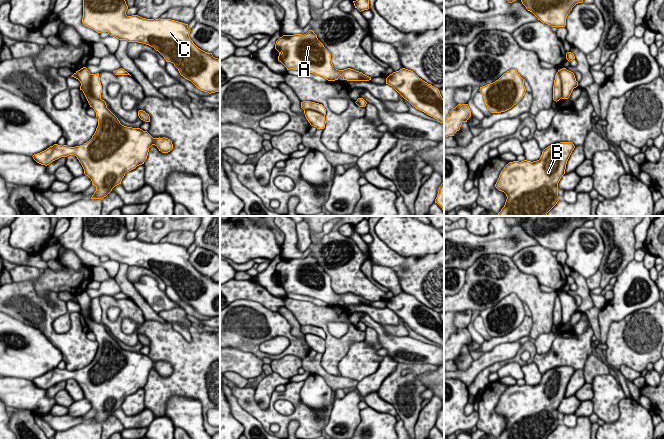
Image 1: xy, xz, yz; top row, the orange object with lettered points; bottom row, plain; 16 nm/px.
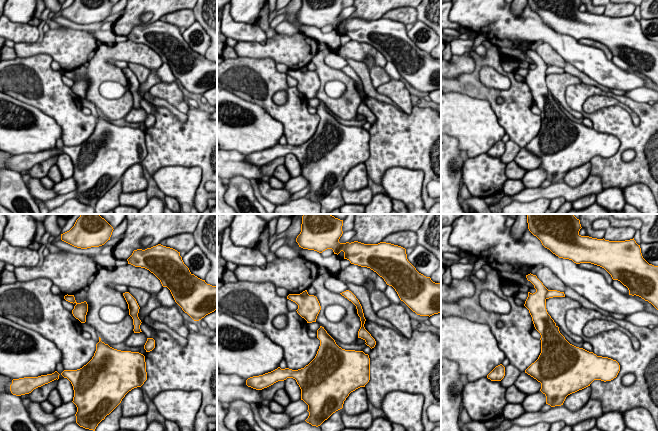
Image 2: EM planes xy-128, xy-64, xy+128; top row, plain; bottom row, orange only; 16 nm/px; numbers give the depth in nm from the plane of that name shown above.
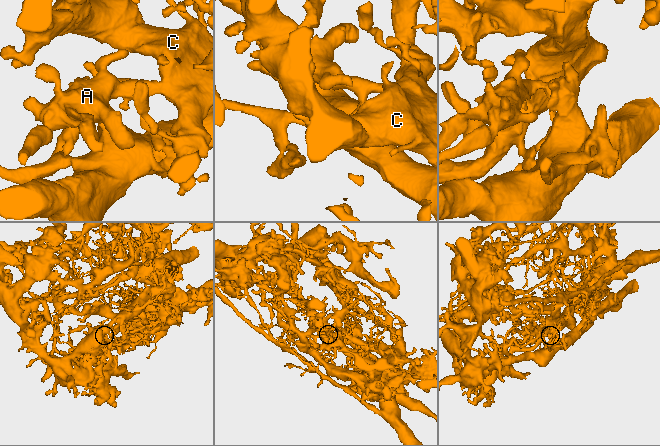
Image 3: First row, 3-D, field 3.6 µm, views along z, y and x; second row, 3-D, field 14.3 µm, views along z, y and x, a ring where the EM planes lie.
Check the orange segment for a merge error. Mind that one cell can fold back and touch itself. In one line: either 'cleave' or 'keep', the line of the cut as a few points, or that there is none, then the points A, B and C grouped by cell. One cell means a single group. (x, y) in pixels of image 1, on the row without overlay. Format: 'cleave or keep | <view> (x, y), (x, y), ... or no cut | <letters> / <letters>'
cleave | xy (91, 298), (90, 317), (99, 323) | A C / B

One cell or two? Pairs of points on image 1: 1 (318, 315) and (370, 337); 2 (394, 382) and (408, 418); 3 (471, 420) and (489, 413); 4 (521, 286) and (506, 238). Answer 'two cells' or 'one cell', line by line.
1: two cells
2: one cell
3: two cells
4: two cells

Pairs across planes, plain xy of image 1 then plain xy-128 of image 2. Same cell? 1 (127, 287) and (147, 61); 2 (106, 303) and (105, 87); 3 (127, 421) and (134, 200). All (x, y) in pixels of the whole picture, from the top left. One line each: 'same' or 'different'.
1: different
2: different
3: same

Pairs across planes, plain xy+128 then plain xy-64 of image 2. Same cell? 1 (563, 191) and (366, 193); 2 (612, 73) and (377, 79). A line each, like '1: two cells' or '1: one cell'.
1: one cell
2: one cell

